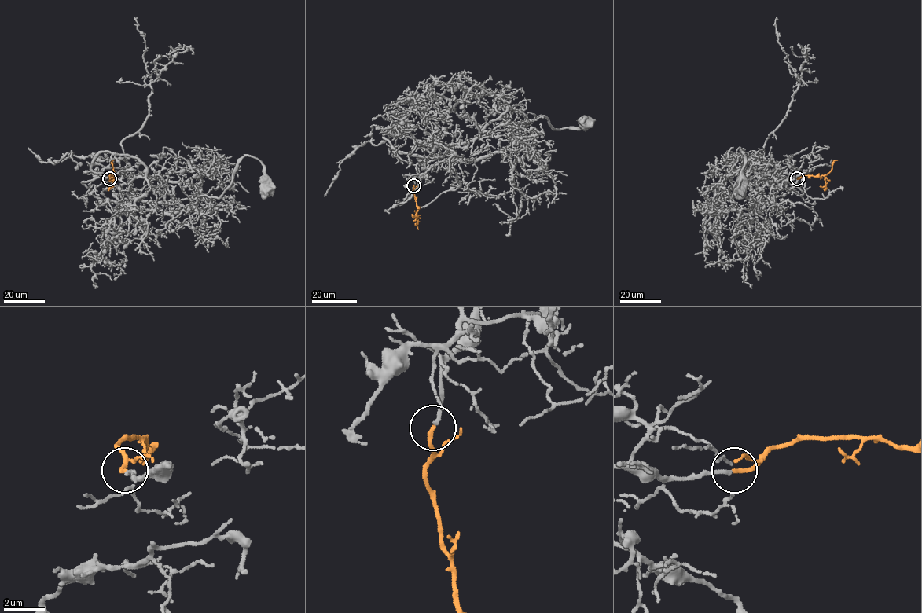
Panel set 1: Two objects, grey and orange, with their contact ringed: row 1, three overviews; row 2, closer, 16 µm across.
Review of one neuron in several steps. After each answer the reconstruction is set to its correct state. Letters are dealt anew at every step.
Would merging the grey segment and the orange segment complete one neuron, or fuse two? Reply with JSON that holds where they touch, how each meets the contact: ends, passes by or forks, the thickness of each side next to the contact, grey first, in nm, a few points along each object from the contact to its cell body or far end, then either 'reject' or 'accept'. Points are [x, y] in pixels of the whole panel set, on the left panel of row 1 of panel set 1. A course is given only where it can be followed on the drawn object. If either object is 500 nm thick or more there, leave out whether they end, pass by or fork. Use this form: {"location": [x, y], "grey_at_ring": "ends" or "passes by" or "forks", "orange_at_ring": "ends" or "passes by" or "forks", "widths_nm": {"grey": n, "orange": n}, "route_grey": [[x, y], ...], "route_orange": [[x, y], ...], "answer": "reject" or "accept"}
{"location": [109, 178], "grey_at_ring": "ends", "orange_at_ring": "ends", "widths_nm": {"grey": 190, "orange": 200}, "route_grey": [[110, 178], [126, 182], [142, 200], [219, 197], [229, 186], [237, 163], [251, 156], [262, 166], [266, 189]], "route_orange": [[110, 178], [110, 175], [112, 177], [113, 159]], "answer": "accept"}

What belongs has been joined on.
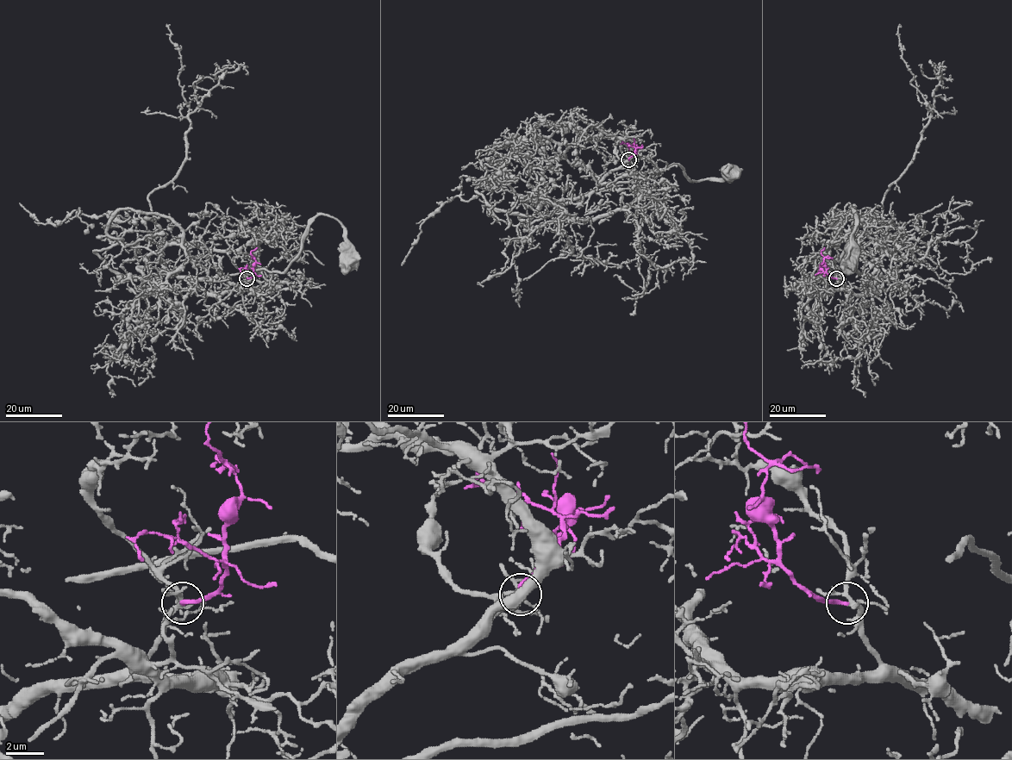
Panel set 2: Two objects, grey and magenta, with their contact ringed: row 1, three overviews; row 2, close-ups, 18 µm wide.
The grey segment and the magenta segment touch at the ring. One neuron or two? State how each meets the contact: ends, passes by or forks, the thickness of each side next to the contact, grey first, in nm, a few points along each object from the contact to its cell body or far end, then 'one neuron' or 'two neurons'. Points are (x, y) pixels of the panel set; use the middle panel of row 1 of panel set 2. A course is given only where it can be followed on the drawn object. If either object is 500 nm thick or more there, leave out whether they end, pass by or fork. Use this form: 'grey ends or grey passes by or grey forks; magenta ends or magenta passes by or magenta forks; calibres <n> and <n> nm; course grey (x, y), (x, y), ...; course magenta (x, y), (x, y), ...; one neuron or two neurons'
grey forks; magenta ends; calibres 190 and 240 nm; course grey (629, 159), (570, 201), (671, 165), (678, 165), (690, 180), (722, 179), (728, 173); course magenta (629, 159), (637, 147), (633, 144), (639, 147); one neuron

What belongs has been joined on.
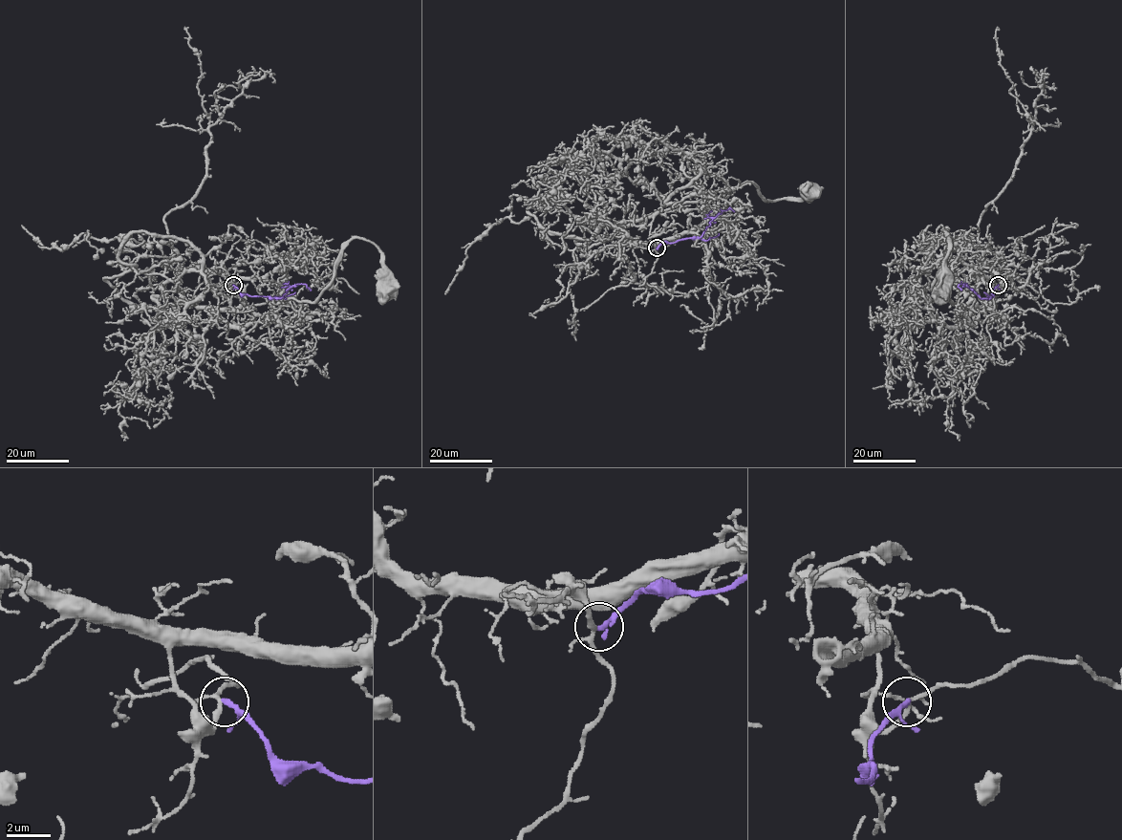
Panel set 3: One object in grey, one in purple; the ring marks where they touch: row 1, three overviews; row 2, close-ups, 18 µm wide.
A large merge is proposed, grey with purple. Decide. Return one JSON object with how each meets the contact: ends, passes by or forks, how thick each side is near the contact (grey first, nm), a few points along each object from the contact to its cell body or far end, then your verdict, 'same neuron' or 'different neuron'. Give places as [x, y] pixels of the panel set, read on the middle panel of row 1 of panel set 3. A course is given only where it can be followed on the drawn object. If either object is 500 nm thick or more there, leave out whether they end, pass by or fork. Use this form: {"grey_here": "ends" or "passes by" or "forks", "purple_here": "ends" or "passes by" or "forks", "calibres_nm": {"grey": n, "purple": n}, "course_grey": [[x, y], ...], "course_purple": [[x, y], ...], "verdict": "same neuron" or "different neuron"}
{"grey_here": "forks", "purple_here": "passes by", "calibres_nm": {"grey": 160, "purple": 170}, "course_grey": [[656, 247], [600, 226], [632, 225], [744, 183], [752, 183], [765, 200], [801, 199], [808, 192]], "course_purple": [[657, 247], [664, 243], [700, 238], [722, 211], [729, 207], [734, 211]], "verdict": "different neuron"}

